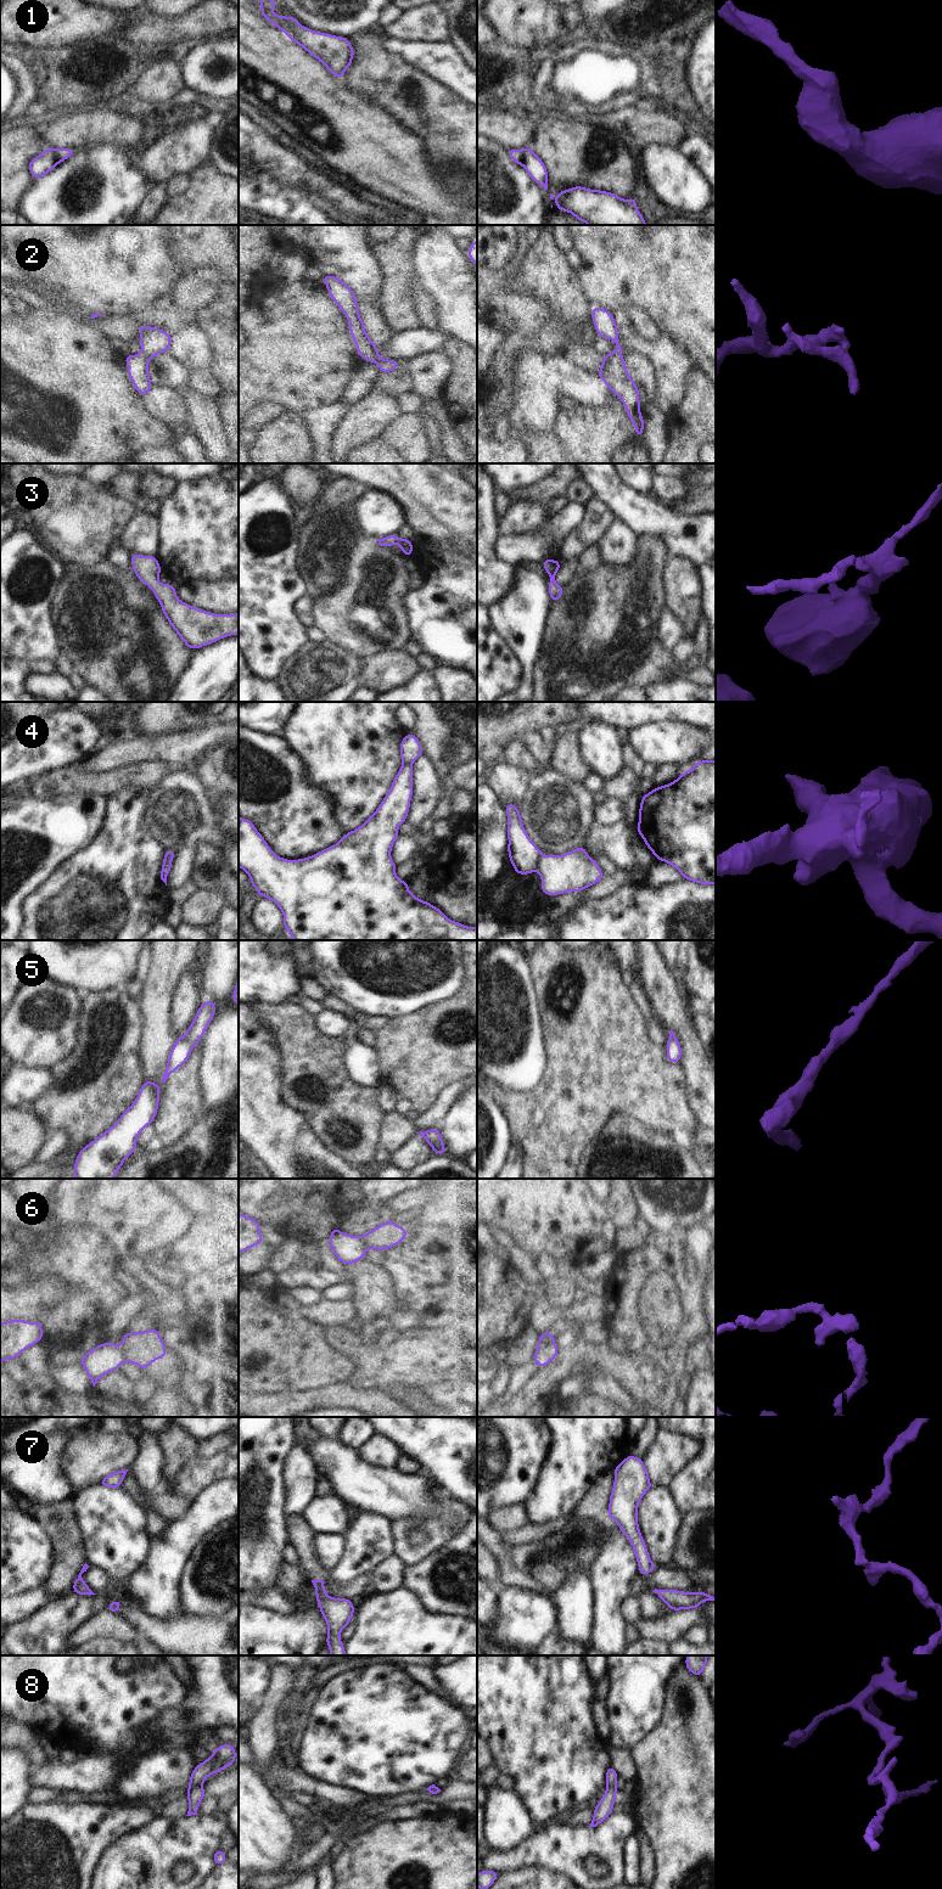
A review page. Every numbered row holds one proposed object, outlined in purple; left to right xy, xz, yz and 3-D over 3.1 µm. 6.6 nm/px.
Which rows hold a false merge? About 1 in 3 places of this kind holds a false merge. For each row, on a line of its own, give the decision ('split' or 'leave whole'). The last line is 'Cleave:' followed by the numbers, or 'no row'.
1: leave whole
2: leave whole
3: leave whole
4: split
5: leave whole
6: split
7: leave whole
8: leave whole
Cleave: 4, 6

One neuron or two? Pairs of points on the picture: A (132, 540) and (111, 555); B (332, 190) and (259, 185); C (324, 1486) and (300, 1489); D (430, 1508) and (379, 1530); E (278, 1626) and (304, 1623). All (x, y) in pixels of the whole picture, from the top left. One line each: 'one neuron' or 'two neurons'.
A: two neurons
B: two neurons
C: two neurons
D: two neurons
E: one neuron

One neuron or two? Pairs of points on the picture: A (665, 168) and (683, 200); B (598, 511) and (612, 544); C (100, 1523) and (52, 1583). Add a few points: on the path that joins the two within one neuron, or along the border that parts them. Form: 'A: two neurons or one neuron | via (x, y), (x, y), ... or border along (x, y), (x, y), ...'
A: one neuron | via (672, 175), (683, 187), (683, 192)
B: two neurons | border along (616, 518), (594, 545)
C: two neurons | border along (76, 1516), (85, 1562)

